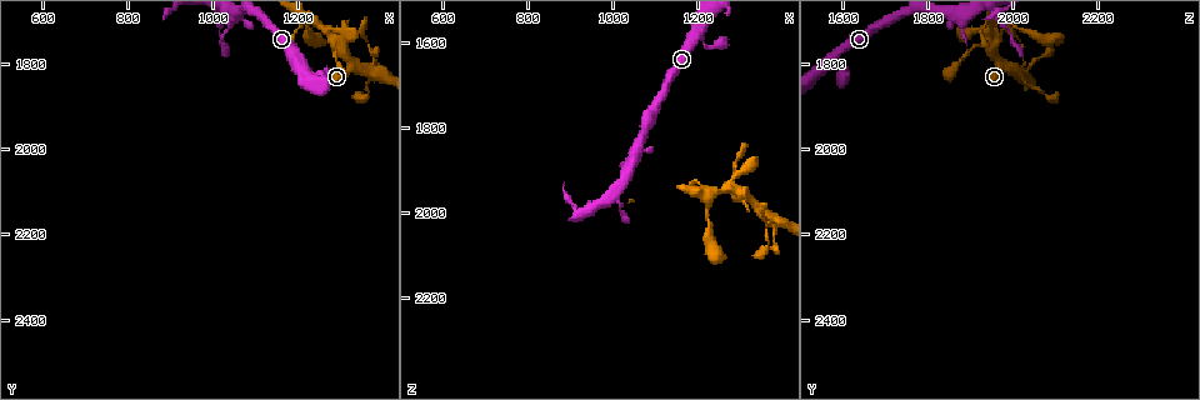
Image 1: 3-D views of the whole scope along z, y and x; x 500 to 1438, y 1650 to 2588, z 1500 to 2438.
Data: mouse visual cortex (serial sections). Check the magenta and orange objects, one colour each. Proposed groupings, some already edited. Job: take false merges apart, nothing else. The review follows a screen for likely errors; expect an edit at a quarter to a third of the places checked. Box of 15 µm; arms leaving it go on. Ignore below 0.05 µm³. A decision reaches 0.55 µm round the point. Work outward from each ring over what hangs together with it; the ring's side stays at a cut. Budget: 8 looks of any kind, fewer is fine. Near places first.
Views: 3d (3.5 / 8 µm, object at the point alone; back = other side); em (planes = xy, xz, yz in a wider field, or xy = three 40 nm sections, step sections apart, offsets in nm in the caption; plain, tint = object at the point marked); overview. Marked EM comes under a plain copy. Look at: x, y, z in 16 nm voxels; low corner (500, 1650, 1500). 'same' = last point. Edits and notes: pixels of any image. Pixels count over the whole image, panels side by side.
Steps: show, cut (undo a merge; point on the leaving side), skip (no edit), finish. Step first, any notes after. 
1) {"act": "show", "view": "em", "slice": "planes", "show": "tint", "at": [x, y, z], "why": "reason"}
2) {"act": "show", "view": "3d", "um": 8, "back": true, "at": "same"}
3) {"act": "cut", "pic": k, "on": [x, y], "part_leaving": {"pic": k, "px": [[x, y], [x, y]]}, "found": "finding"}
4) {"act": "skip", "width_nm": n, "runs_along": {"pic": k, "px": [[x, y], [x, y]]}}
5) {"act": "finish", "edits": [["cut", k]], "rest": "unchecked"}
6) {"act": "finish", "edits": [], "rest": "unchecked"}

{"act": "show", "view": "3d", "um": 8, "back": true, "at": [1285, 1755, 1950], "why": "looks like a crossing"}

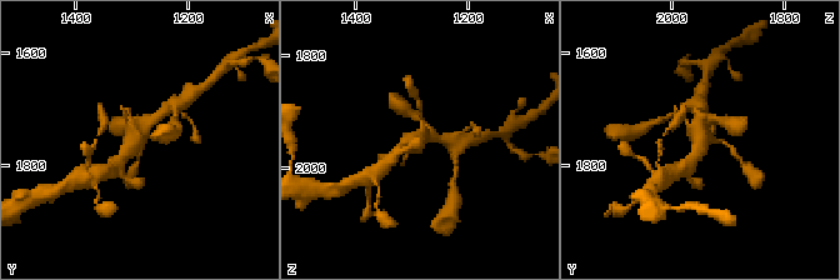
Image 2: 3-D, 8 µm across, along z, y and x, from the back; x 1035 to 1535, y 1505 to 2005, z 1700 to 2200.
{"act": "show", "view": "em", "slice": "xy", "step": 3, "show": "tint", "at": [1290, 1745, 1945], "why": "shape alone is not enough"}

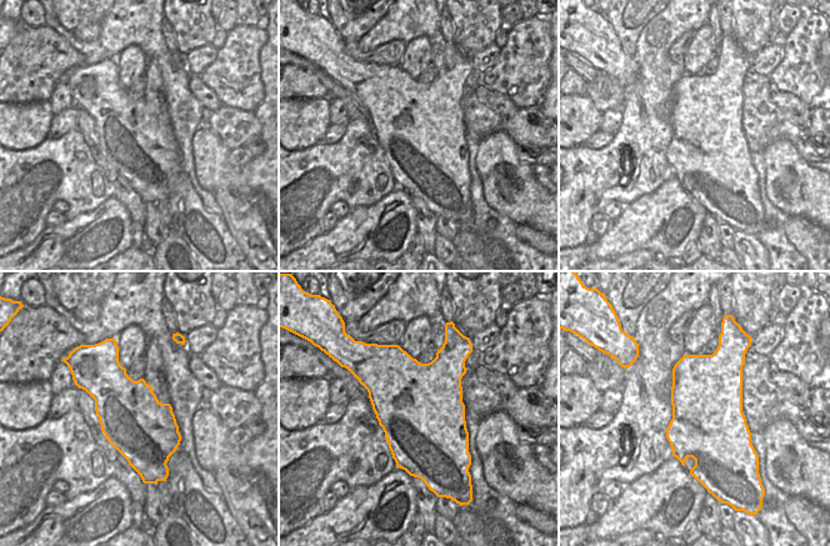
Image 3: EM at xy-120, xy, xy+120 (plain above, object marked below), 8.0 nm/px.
{"act": "skip", "runs_along": {"pic": 2, "px": [[118, 164], [140, 131], [165, 110]]}, "found": "all the same cell"}

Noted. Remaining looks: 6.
{"act": "show", "view": "3d", "um": 3.5, "at": [1390, 1820, 2020], "why": "three-way junction"}

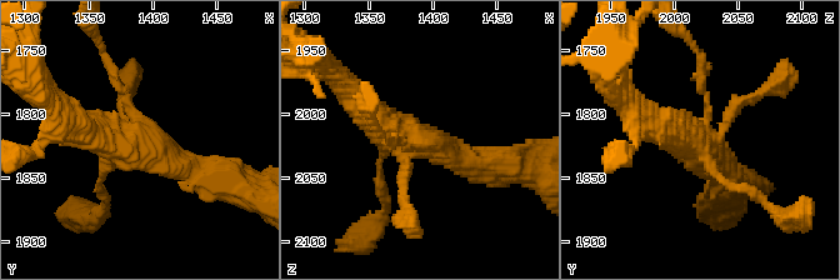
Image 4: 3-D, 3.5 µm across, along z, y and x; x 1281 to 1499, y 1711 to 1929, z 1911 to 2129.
{"act": "show", "view": "em", "slice": "xy", "step": 5, "show": "tint", "at": [1384, 1822, 2020], "why": "shape alone is not enough"}

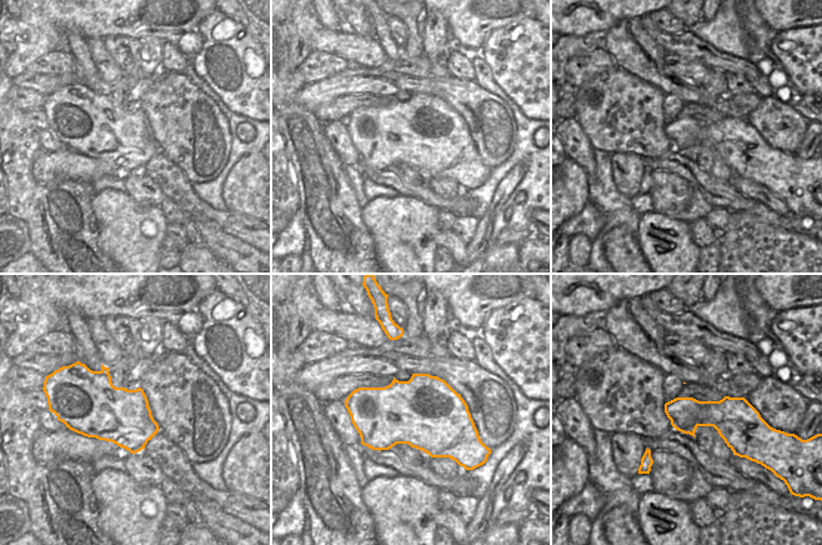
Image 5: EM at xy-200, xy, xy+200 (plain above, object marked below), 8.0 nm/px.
{"act": "skip", "runs_along": {"pic": 4, "px": [[346, 90], [396, 135], [476, 164]]}, "found": "all the same cell"}

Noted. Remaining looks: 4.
{"act": "show", "view": "3d", "um": 3.5, "back": true, "at": [1215, 1810, 1610], "why": "calibre changes"}

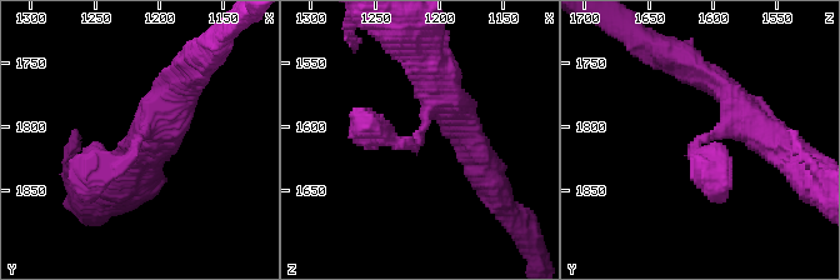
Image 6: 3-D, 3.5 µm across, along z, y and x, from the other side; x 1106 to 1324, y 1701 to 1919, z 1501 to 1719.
{"act": "show", "view": "em", "slice": "planes", "show": "tint", "at": [1222, 1818, 1610], "why": "need the tissue"}

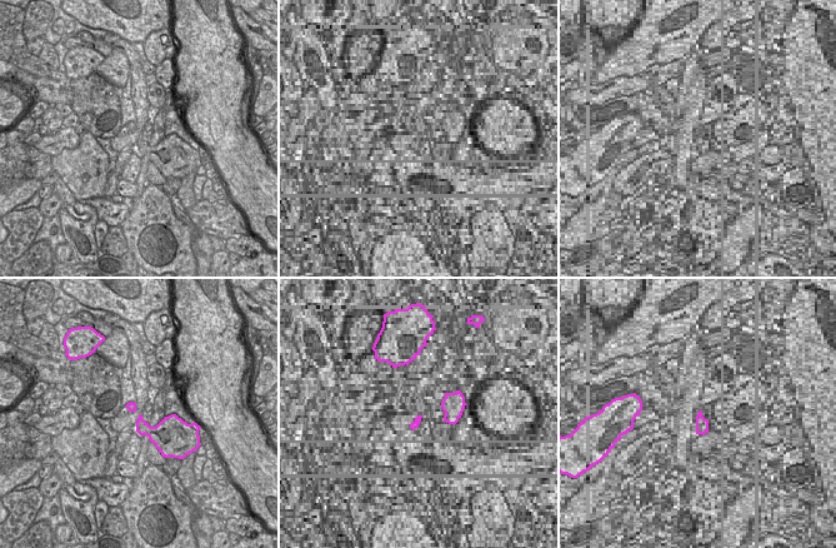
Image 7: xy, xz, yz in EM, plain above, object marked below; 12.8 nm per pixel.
{"act": "show", "view": "em", "slice": "xy", "step": 5, "show": "tint", "at": "same", "why": "another direction"}

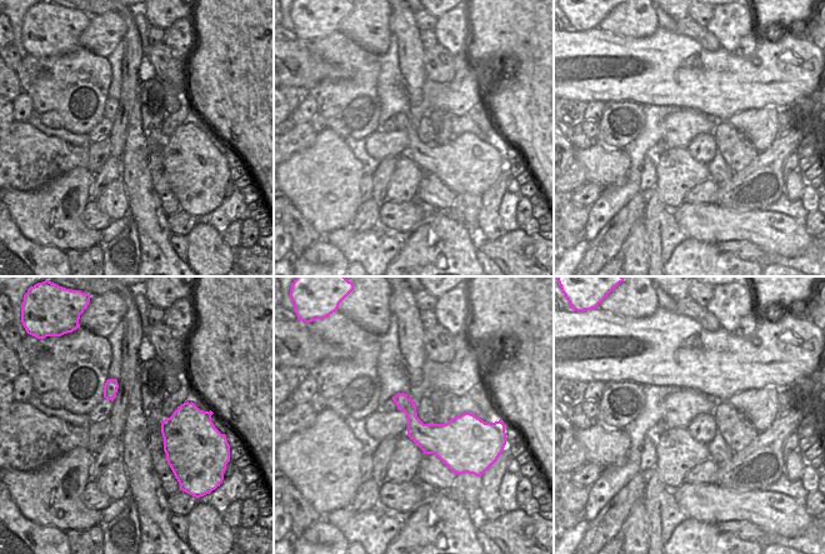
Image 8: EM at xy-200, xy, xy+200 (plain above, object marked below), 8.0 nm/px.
{"act": "skip", "width_nm": 240, "runs_along": {"pic": 6, "px": [[174, 101], [89, 179], [96, 198]]}, "found": "one cell here"}

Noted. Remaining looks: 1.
{"act": "finish", "edits": [], "rest": "unchecked"}

